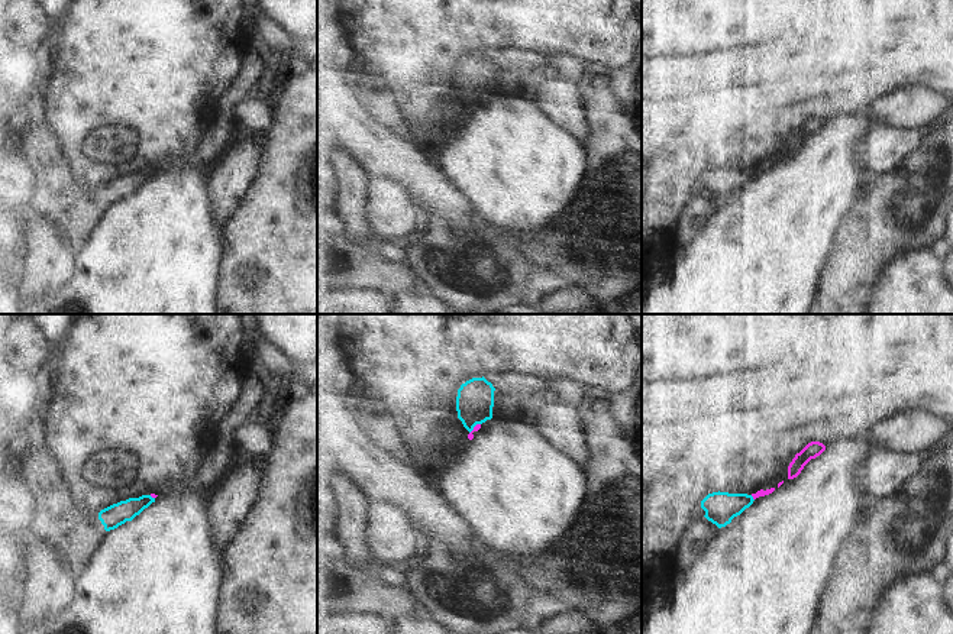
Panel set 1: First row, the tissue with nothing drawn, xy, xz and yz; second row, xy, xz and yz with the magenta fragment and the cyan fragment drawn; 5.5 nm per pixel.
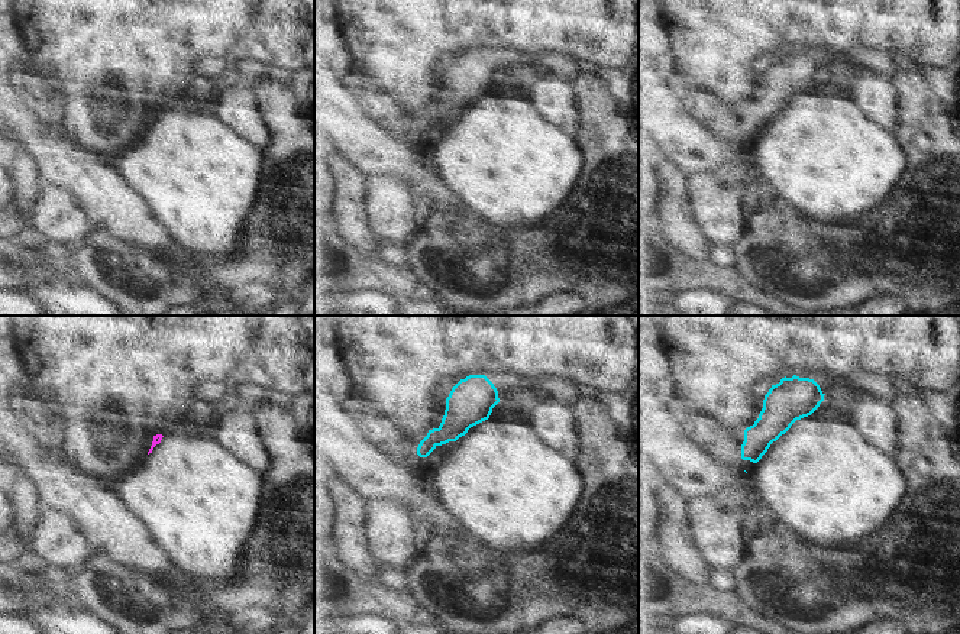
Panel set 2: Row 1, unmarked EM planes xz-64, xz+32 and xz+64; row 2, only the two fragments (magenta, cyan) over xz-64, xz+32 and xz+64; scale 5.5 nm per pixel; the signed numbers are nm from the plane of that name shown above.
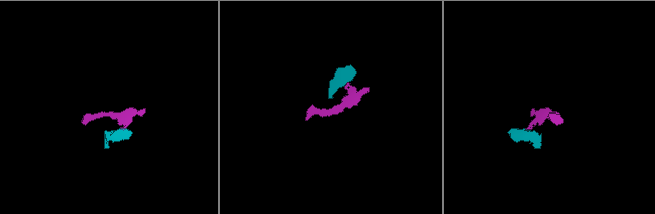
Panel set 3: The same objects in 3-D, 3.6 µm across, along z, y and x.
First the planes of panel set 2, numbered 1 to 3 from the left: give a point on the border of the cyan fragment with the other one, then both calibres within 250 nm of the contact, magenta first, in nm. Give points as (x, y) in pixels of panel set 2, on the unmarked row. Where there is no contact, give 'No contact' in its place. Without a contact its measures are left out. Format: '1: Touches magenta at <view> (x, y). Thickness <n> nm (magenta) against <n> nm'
1: No contact
2: No contact
3: No contact

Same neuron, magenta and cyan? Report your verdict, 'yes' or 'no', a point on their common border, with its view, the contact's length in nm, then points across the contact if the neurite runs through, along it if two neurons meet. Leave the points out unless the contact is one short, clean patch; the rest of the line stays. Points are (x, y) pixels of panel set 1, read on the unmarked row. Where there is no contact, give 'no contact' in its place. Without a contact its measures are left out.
no; meets magenta in yz at (753, 174); contact 40 nm long; border along yz (750, 171), (753, 175)

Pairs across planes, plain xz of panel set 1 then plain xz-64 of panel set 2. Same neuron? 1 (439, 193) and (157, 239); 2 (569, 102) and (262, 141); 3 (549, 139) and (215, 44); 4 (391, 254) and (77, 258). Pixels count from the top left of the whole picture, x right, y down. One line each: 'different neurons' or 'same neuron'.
1: same neuron
2: same neuron
3: different neurons
4: different neurons

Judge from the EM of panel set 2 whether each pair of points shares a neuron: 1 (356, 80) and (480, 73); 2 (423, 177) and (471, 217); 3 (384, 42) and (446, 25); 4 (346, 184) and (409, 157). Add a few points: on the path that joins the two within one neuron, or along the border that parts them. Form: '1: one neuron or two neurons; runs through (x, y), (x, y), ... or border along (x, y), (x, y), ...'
1: one neuron; runs through (387, 110), (400, 123), (424, 123), (449, 103)
2: two neurons; border along (469, 209), (459, 222), (449, 216), (432, 214)
3: one neuron; runs through (400, 42), (430, 41)
4: two neurons; border along (340, 154), (349, 158), (367, 177)

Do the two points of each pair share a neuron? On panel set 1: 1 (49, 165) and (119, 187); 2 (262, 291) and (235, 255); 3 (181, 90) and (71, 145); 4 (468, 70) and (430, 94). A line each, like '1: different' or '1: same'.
1: same
2: same
3: same
4: different

